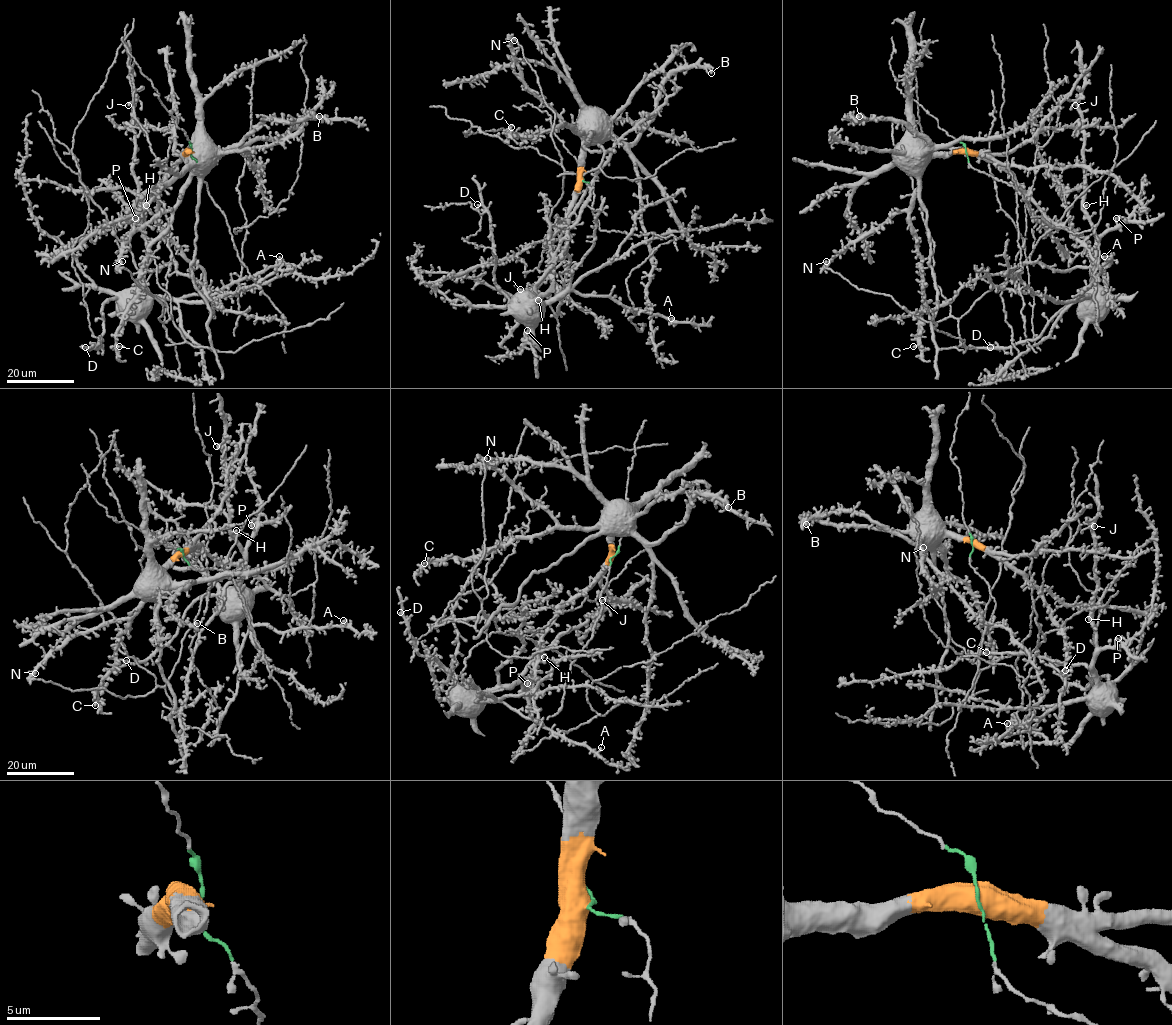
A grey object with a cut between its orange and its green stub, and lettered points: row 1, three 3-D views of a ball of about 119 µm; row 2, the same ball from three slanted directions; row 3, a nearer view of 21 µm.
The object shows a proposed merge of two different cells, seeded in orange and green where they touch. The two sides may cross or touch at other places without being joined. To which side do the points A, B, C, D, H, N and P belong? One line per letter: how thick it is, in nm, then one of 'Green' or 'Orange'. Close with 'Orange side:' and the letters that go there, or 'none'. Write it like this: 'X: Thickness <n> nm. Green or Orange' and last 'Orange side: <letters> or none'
A: Thickness 320 nm. Green
B: Thickness 400 nm. Orange
C: Thickness 360 nm. Orange
D: Thickness 360 nm. Green
H: Thickness 440 nm. Green
N: Thickness 380 nm. Orange
P: Thickness 360 nm. Green
Orange side: B, C, N

